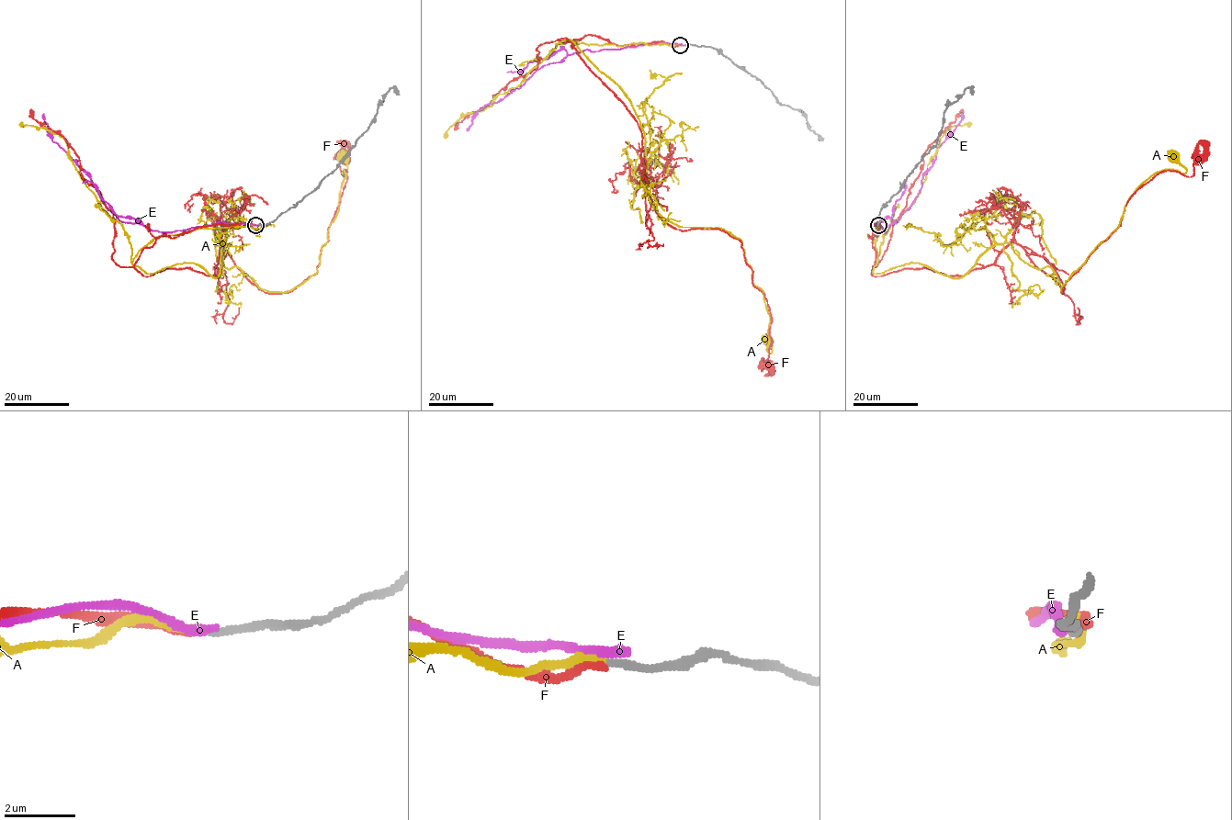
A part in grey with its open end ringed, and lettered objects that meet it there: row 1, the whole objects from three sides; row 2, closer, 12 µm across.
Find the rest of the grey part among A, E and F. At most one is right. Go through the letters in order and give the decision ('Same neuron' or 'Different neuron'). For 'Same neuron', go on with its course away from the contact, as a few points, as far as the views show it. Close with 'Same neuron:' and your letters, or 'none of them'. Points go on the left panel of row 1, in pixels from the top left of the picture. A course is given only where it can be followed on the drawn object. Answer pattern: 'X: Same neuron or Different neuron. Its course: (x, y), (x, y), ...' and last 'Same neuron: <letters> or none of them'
A: Same neuron. Its course: (255, 225), (156, 237), (132, 263), (216, 277), (220, 243), (224, 265), (291, 290), (317, 271), (341, 157)
E: Different neuron
F: Different neuron
Same neuron: A

